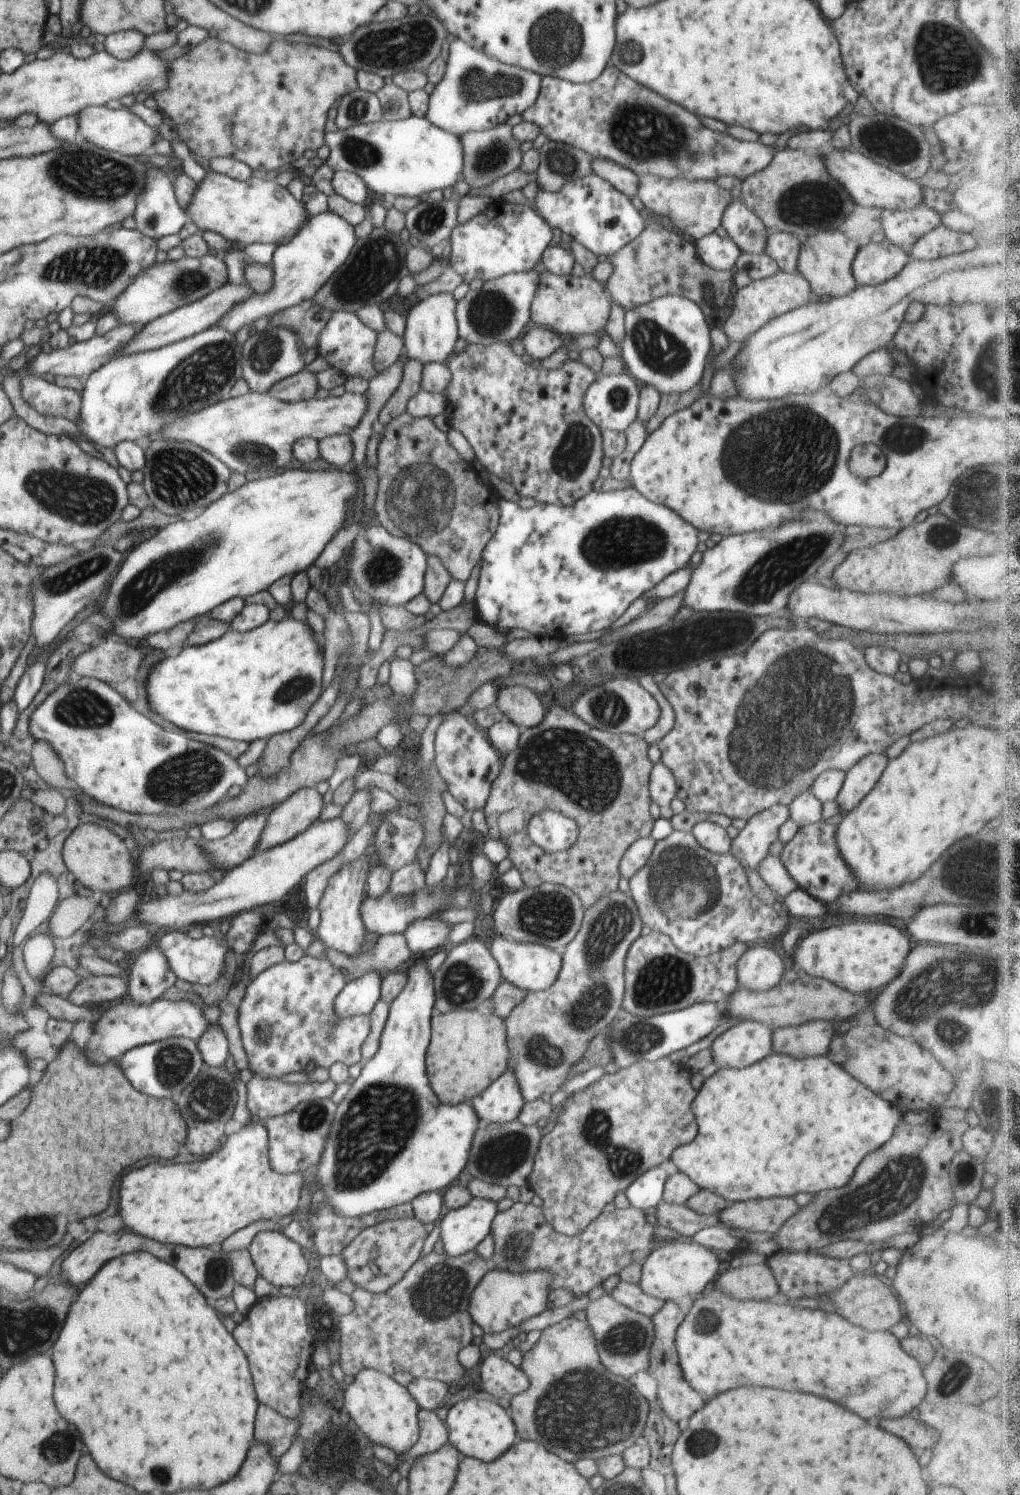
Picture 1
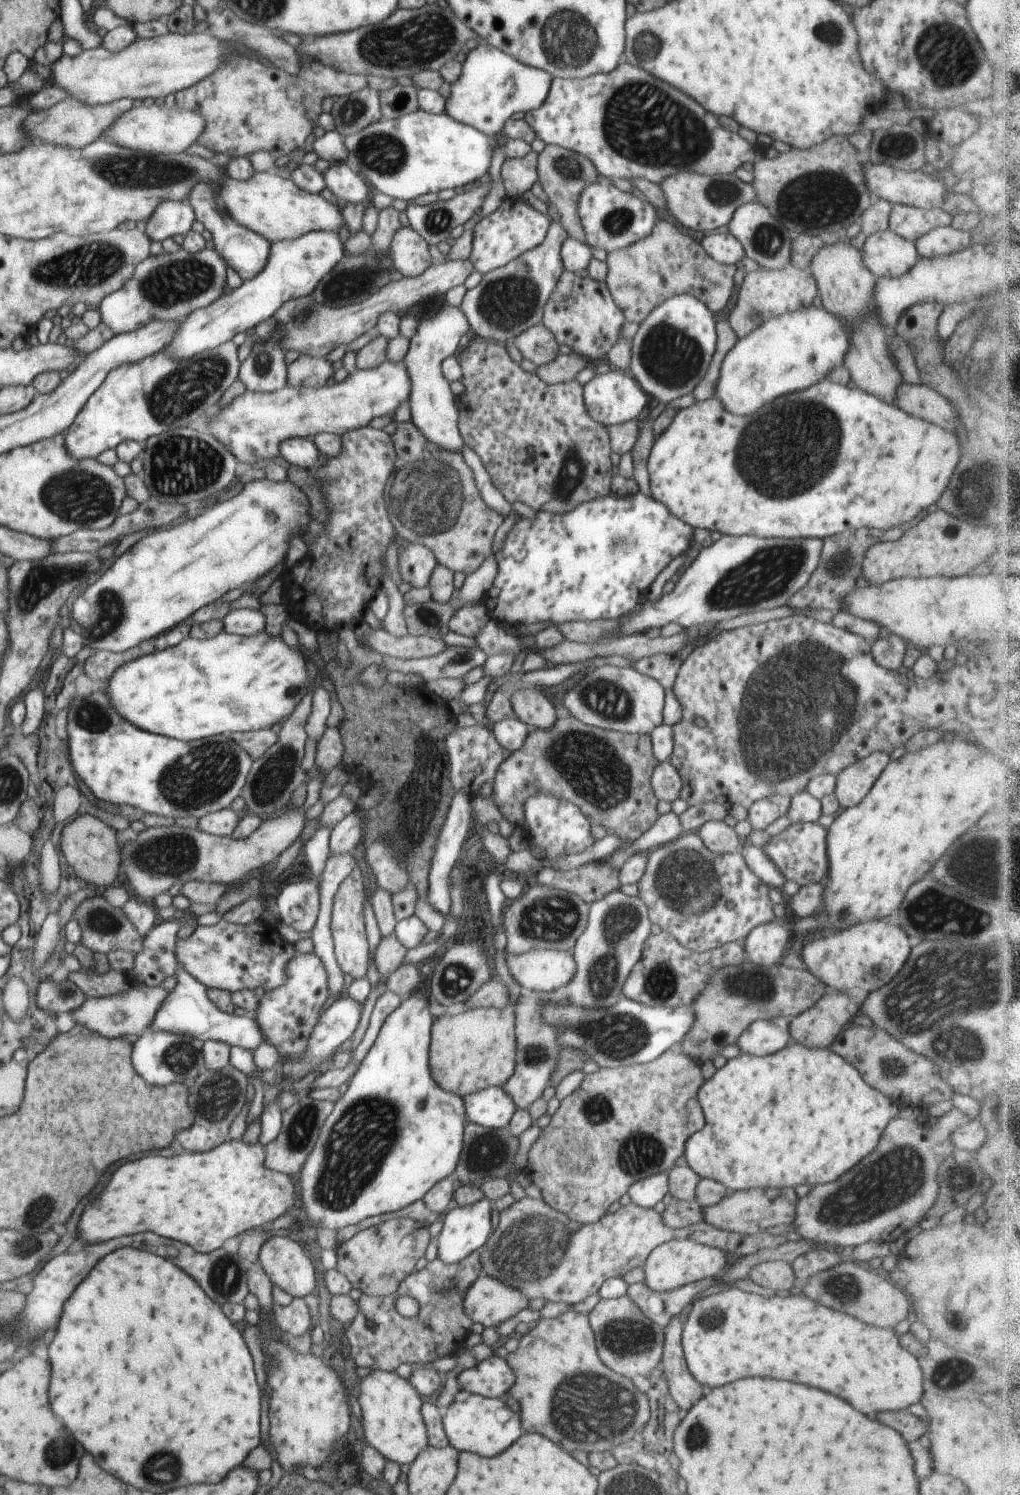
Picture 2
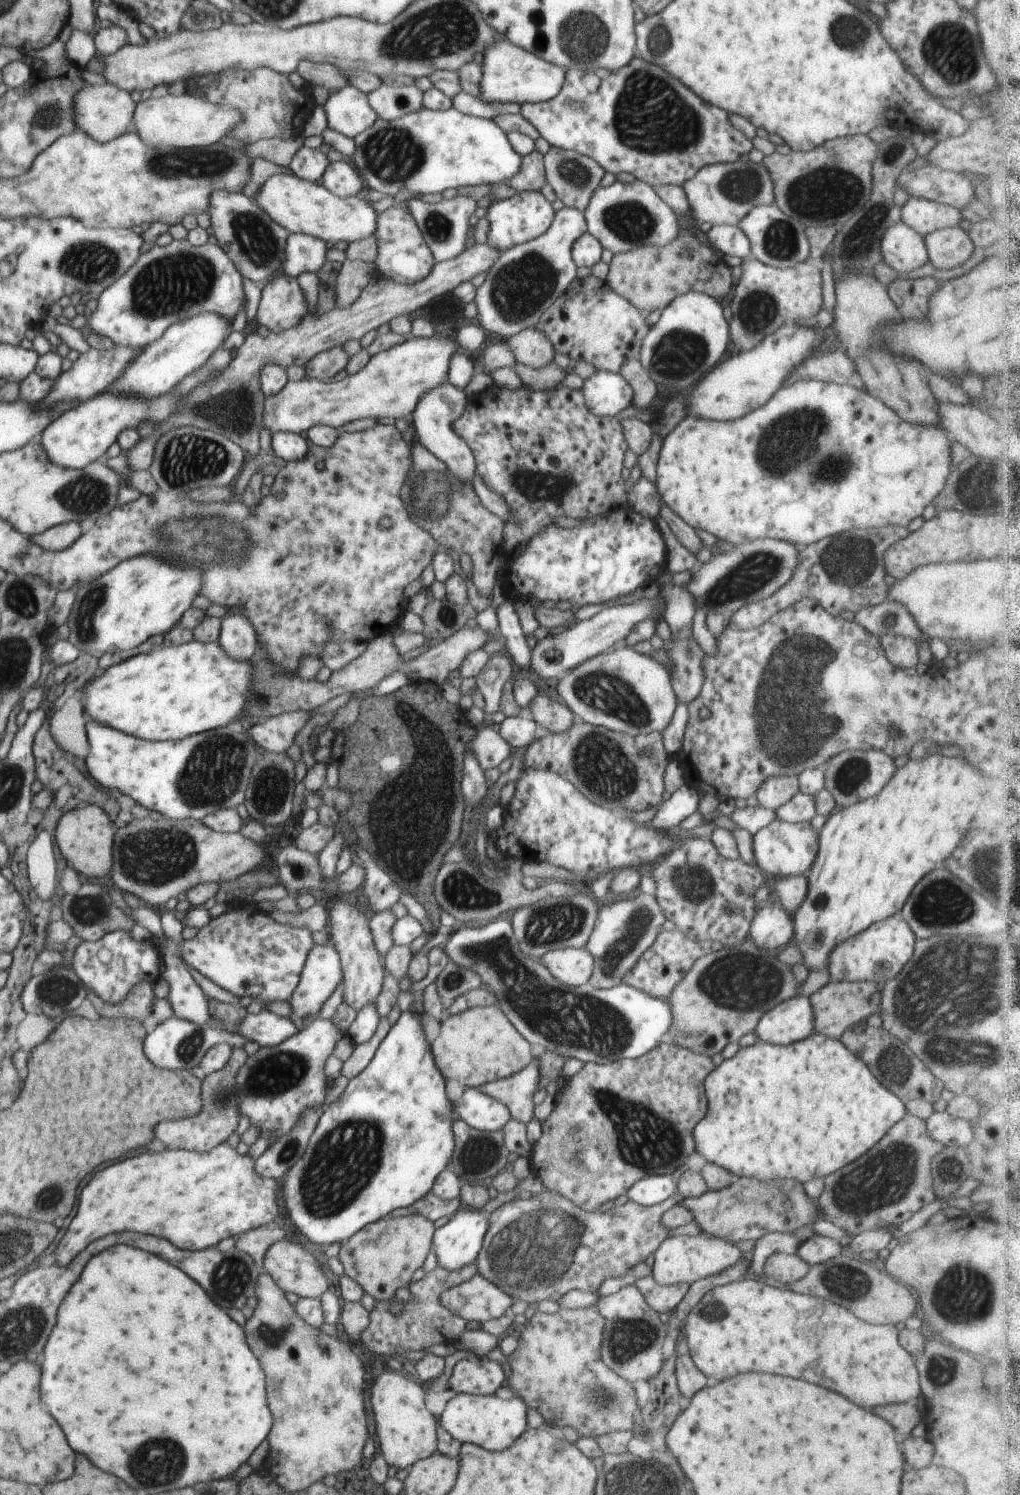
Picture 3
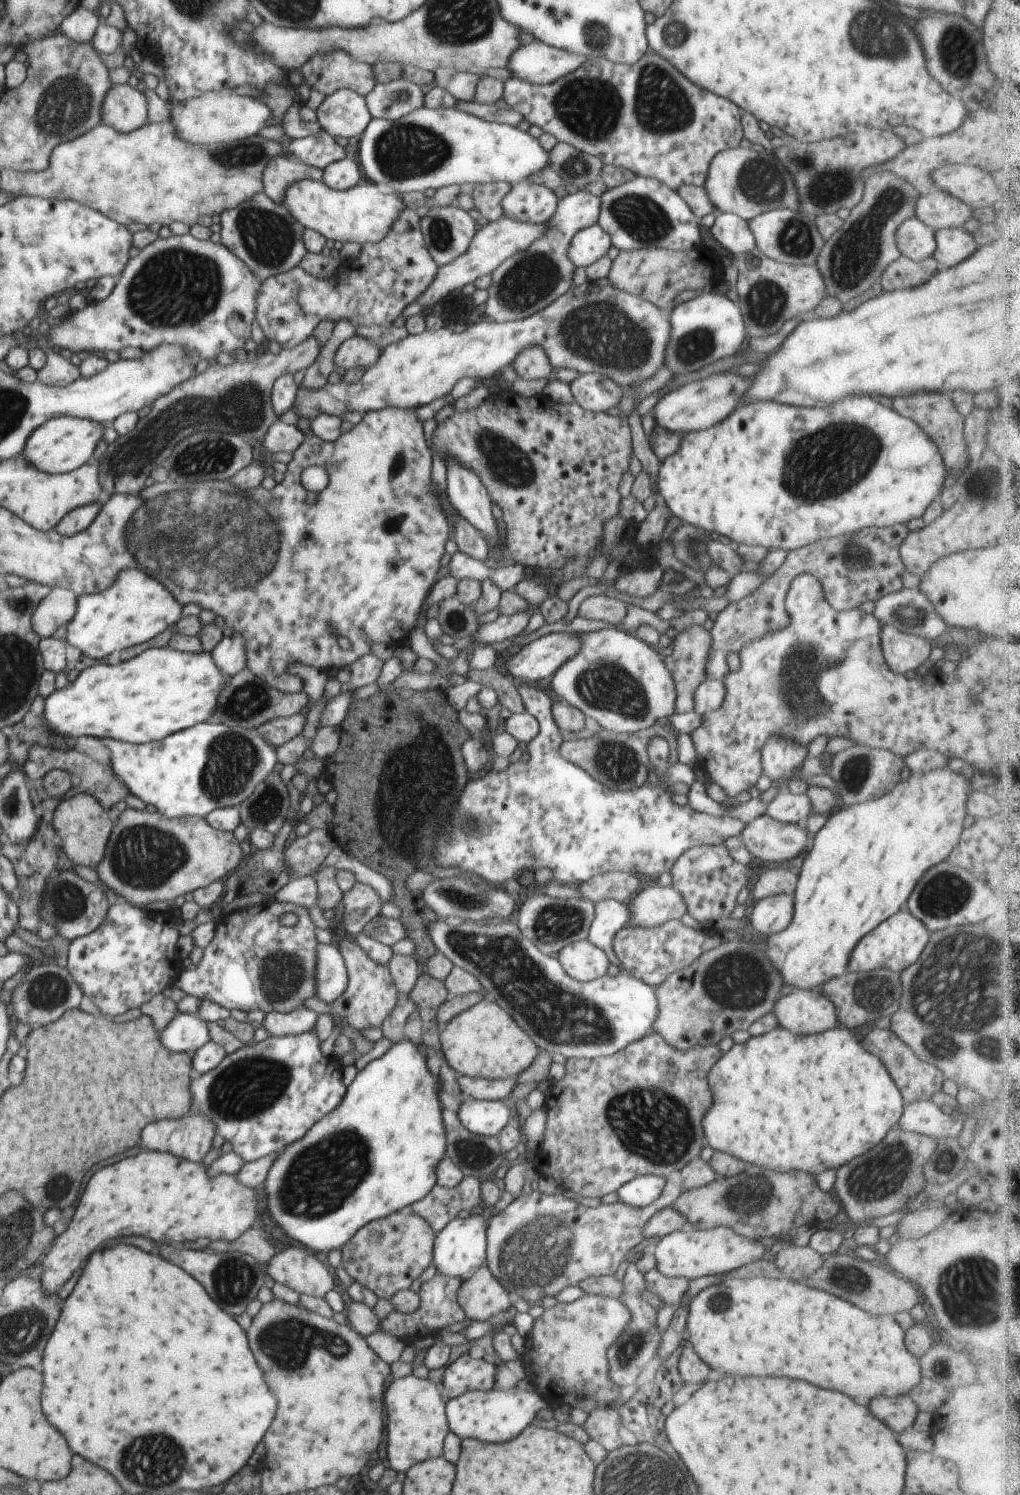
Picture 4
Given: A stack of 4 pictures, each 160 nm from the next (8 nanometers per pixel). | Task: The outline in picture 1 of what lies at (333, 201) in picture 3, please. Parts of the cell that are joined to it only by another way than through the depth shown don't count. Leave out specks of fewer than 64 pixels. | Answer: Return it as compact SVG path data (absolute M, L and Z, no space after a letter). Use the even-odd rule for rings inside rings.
M207 169L201 183L197 184L185 211L189 221L196 224L200 233L218 233L241 246L252 243L274 244L294 236L307 213L303 202L297 201L286 187L279 186L275 180L250 177L239 181L210 169Z

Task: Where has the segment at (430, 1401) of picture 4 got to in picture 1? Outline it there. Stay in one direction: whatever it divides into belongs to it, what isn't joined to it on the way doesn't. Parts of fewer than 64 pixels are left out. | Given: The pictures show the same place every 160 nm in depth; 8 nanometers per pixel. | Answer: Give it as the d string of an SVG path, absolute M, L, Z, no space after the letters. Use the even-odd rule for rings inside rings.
M364 1369L354 1375L344 1391L344 1406L350 1418L375 1445L391 1448L398 1456L412 1448L419 1437L418 1415L421 1411L411 1392L390 1375Z

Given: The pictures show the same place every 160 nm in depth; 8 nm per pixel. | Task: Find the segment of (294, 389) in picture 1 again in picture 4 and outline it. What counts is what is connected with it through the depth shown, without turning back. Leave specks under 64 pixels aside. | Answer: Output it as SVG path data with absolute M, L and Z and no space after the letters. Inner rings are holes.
M358 335L345 340L336 350L333 358L335 368L356 369L359 366L371 367L378 359L381 350L374 343Z

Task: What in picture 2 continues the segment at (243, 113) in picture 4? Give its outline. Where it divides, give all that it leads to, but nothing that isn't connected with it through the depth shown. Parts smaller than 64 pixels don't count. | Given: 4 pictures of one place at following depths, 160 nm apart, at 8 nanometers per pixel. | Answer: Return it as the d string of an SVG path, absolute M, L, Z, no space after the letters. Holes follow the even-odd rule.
M156 104L151 106L136 106L132 107L128 112L121 114L114 122L112 127L108 127L102 134L102 138L106 138L118 146L125 149L137 150L140 152L152 153L155 155L169 155L172 153L182 153L191 144L196 142L204 132L205 122L203 117L199 113L181 109L177 105L172 108L166 108L162 106L159 108Z

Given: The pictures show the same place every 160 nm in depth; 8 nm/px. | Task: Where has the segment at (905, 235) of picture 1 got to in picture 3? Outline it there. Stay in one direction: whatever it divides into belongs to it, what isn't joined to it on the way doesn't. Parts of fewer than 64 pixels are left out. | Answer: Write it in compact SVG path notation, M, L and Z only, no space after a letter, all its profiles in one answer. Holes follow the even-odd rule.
M914 197L904 203L899 218L923 238L938 229L958 227L962 219L961 209Z

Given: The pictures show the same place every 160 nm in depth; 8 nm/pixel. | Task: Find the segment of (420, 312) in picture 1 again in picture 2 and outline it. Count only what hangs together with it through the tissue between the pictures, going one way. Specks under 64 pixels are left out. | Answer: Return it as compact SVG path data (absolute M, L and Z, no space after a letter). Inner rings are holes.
M446 302L434 316L419 320L414 336L409 339L409 349L404 358L407 375L411 380L408 405L411 407L412 422L429 441L460 454L464 442L458 431L456 396L452 394L450 383L442 374L441 364L444 359L457 355L458 342L467 332L470 333L470 325L463 310Z

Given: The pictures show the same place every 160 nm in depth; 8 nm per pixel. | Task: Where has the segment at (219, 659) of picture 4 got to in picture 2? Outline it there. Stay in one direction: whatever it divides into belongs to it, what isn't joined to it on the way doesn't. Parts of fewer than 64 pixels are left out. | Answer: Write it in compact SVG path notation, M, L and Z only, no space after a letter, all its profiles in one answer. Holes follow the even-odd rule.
M234 609L222 621L224 632L243 637L264 631L266 624L265 614L260 609Z

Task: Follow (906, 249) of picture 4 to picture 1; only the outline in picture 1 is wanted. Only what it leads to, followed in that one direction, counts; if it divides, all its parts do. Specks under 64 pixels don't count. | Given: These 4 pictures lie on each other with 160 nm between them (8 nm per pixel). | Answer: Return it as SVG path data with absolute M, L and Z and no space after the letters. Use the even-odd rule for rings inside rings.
M883 237L860 248L851 264L857 284L876 286L896 276L908 263L902 249Z

